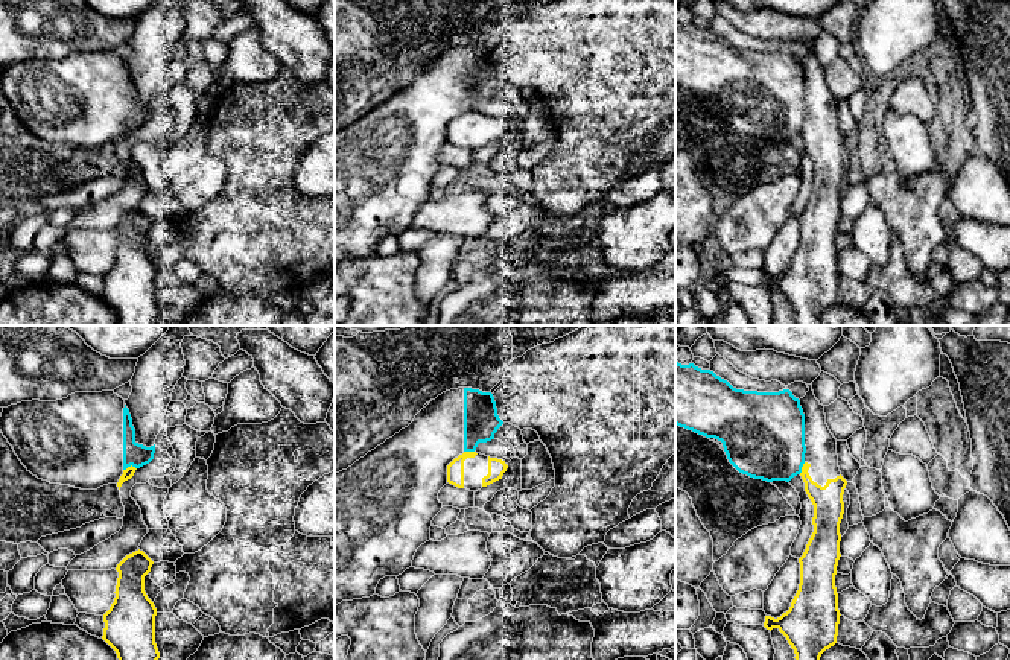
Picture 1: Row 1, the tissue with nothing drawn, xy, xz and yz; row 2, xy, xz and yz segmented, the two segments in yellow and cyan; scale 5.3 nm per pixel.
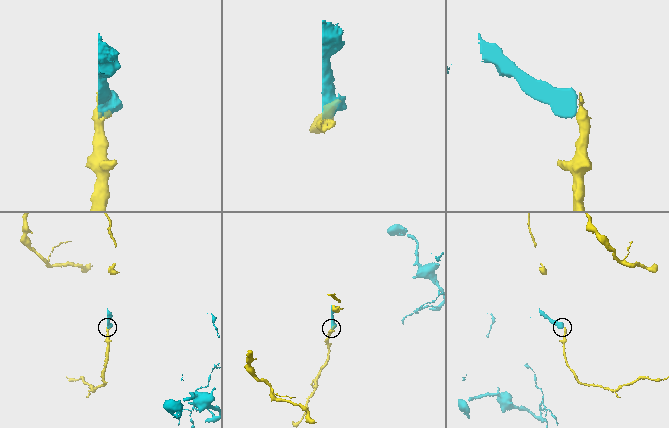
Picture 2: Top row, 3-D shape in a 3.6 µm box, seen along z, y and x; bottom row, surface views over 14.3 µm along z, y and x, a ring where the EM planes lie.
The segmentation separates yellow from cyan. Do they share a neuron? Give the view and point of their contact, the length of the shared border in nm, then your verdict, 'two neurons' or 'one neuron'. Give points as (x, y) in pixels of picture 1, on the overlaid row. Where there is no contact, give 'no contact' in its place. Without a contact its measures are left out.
xy (131, 466) | 70 nm | two neurons

